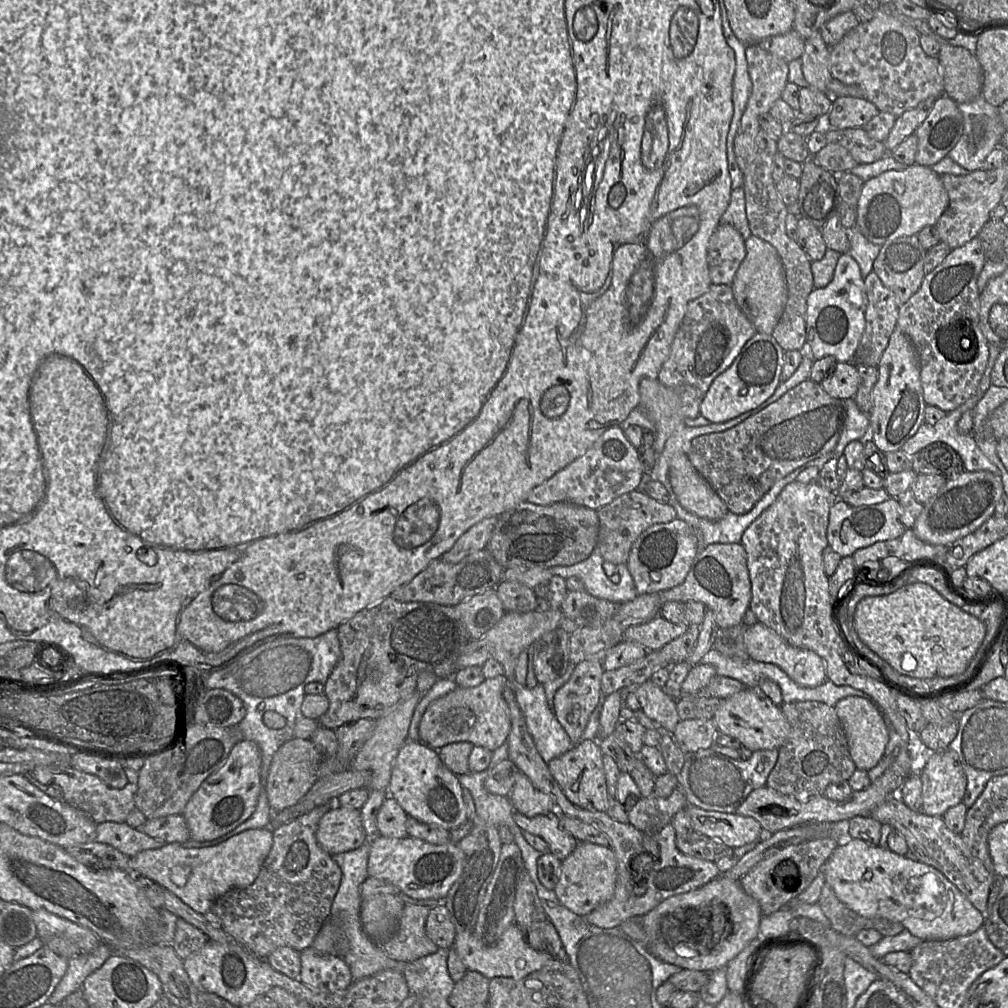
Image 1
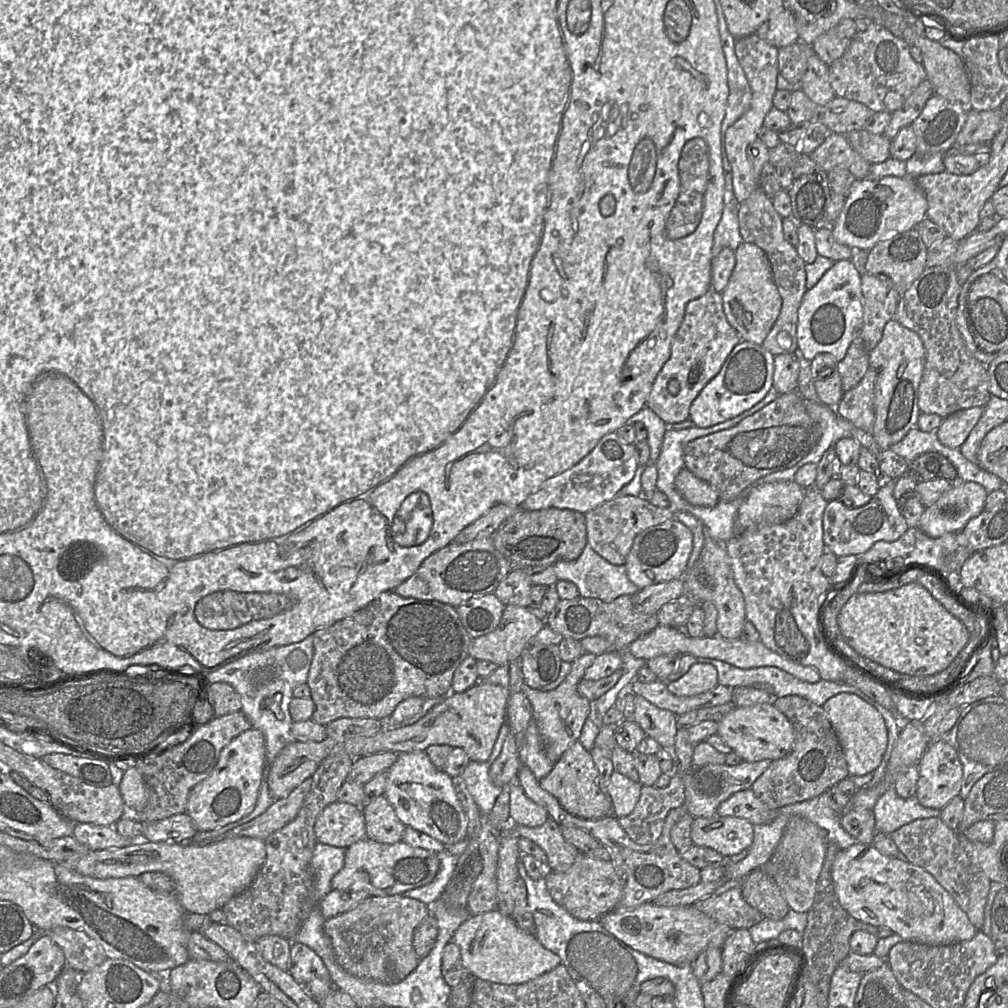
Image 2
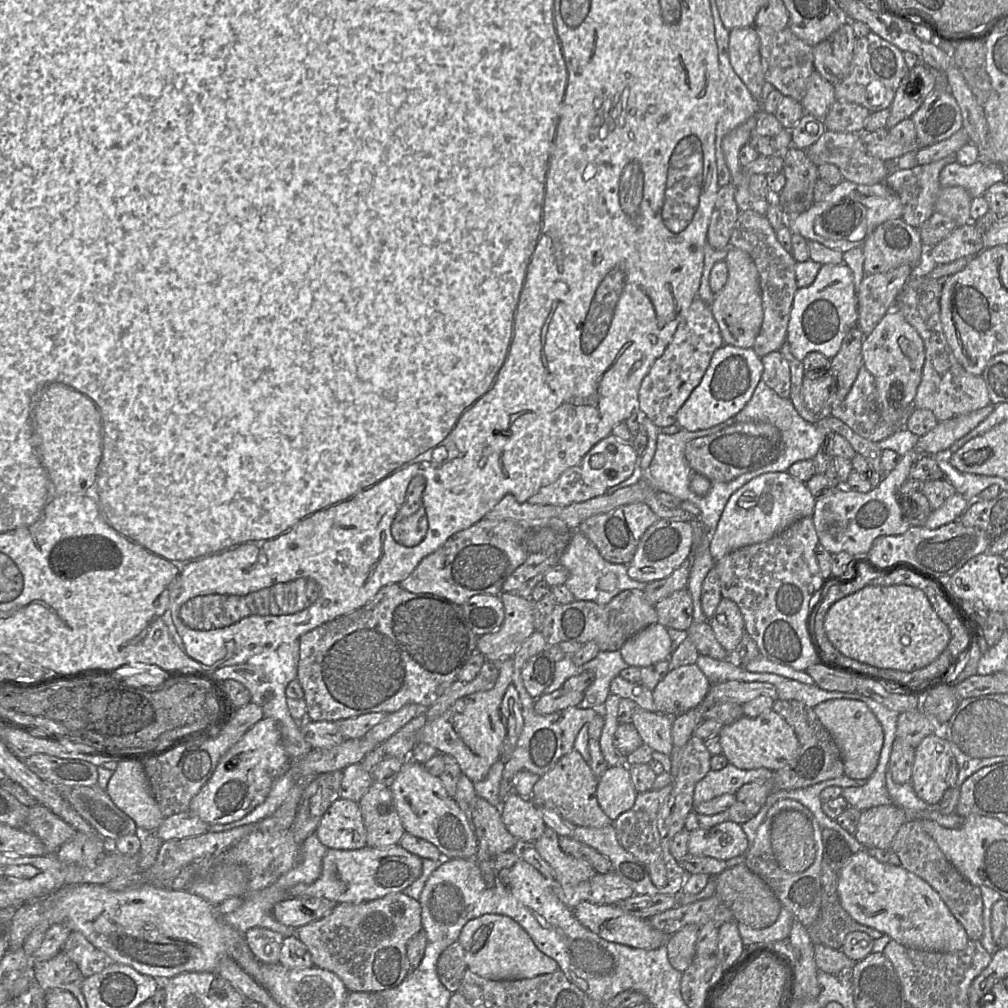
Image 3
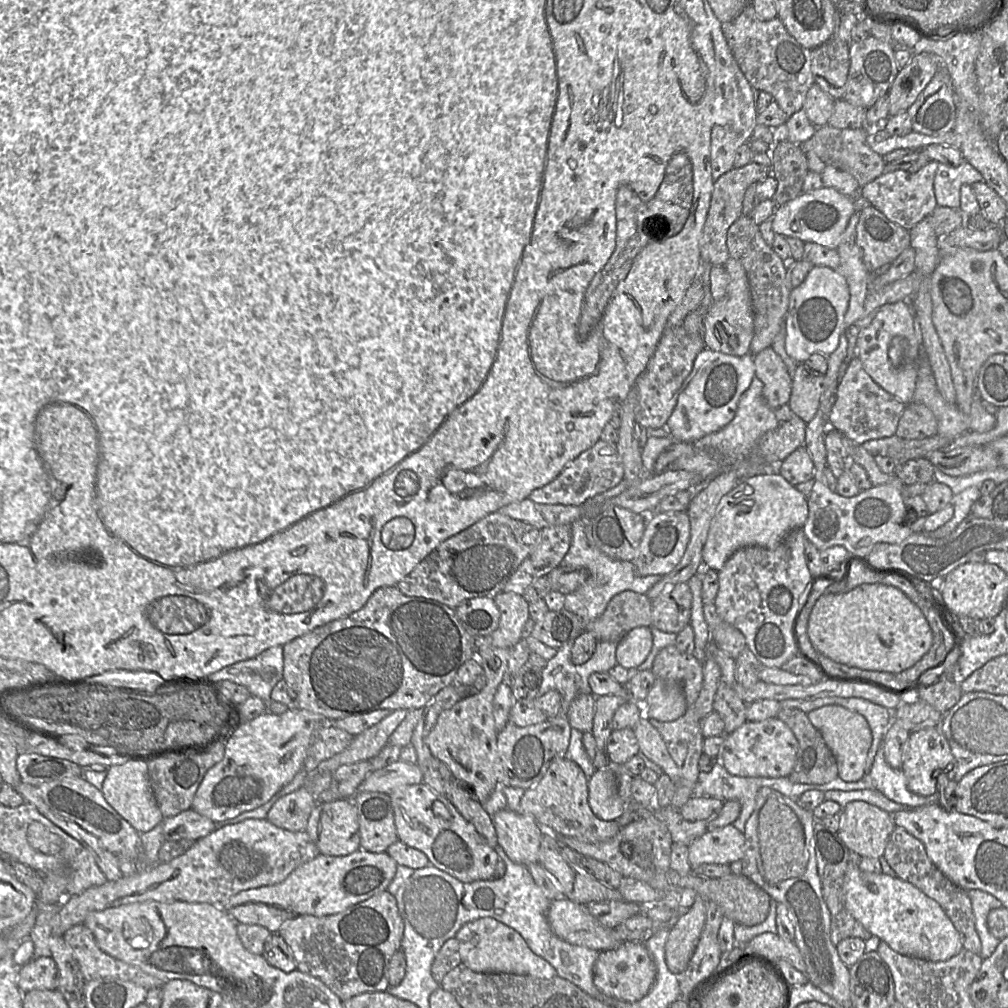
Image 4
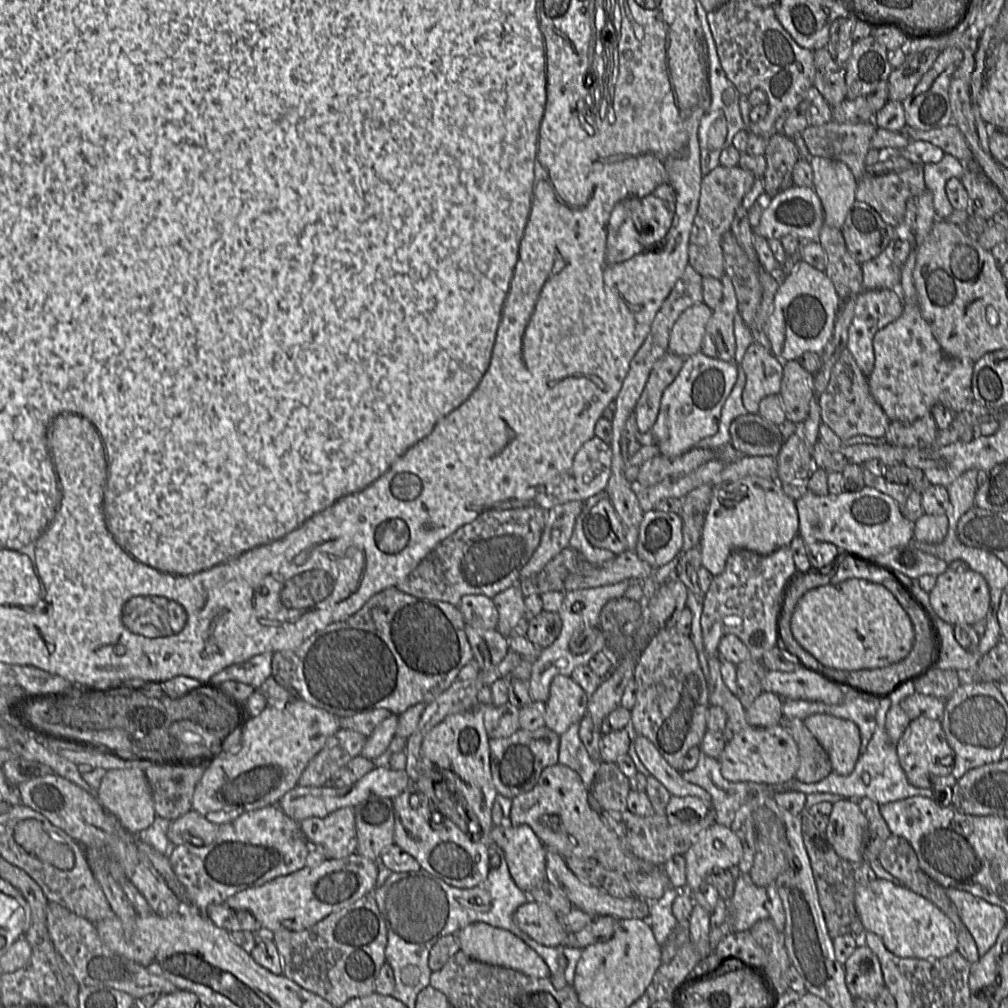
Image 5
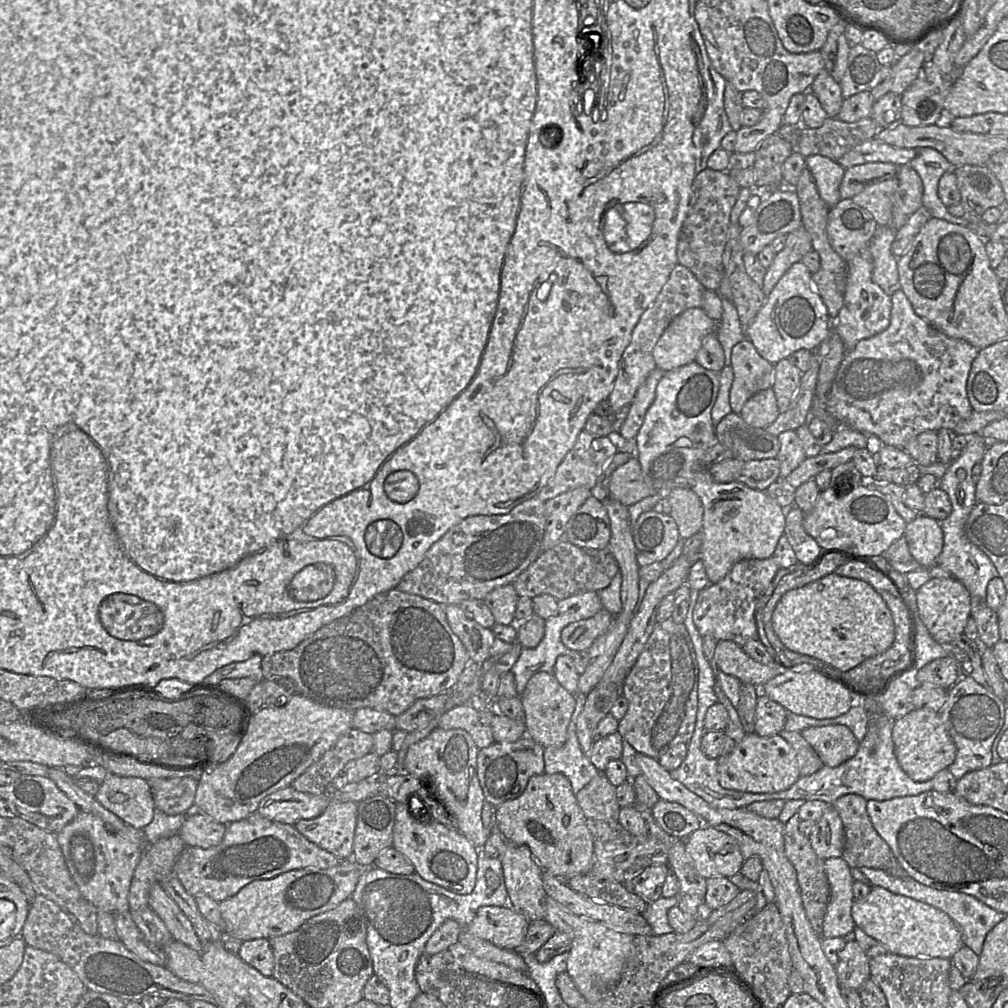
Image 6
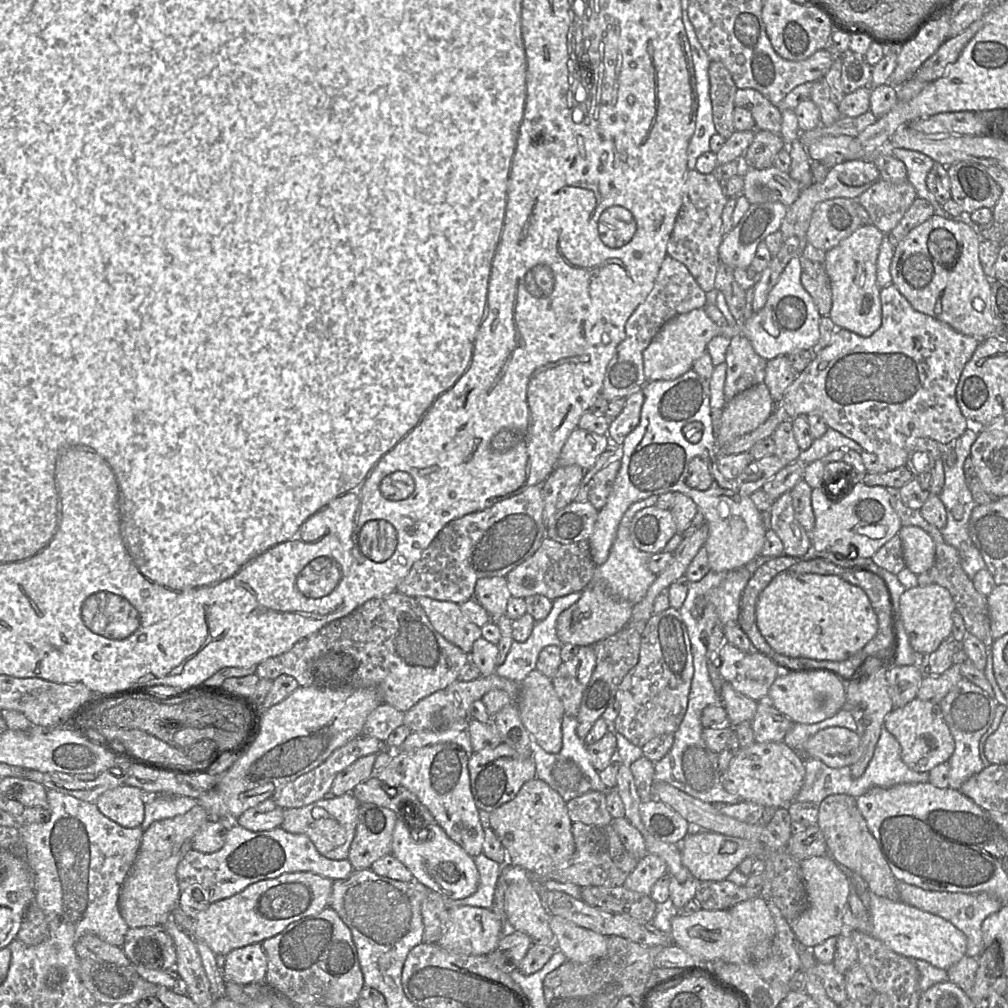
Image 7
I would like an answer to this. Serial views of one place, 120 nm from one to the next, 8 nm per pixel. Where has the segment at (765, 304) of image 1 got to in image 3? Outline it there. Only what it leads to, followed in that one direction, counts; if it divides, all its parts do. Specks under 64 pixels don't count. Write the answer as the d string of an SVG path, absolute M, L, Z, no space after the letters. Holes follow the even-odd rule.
M731 248L725 262L728 279L723 289L714 296L711 310L725 345L752 348L763 322L763 306L759 286L759 276L752 258L743 250Z

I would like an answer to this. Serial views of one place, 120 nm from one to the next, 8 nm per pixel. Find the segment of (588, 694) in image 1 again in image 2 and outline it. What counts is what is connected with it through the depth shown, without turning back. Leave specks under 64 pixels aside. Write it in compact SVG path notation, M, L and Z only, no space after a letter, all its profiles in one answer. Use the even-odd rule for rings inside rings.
M584 653L572 662L571 671L556 689L542 692L530 688L525 682L522 685L522 693L529 700L532 708L532 717L537 724L539 734L543 742L544 752L547 757L556 763L561 756L579 740L585 721L590 713L590 701L578 693L578 685L584 679L586 669L595 661L596 655Z

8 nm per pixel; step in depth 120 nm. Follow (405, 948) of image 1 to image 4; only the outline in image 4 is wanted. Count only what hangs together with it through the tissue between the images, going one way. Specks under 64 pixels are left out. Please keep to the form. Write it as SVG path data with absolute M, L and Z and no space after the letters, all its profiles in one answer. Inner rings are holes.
M383 891L336 914L294 916L283 922L276 933L291 949L296 970L318 978L343 1002L362 993L386 991L389 988L389 962L400 949L403 929L394 895Z

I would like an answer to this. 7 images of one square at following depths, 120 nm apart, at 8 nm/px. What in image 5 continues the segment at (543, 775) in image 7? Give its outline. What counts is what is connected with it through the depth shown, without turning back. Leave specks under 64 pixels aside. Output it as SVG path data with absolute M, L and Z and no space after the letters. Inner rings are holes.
M579 723L571 725L562 735L558 752L558 763L568 766L578 773L585 787L591 785L597 768L578 734Z

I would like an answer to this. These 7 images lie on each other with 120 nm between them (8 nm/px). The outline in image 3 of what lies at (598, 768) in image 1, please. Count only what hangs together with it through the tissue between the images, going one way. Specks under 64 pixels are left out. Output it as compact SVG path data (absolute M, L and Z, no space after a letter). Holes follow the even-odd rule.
M572 749L562 756L552 769L540 777L533 786L529 799L538 808L554 810L574 825L590 828L605 827L613 824L613 820L603 812L598 803L596 797L598 779L599 777L593 773L582 755Z

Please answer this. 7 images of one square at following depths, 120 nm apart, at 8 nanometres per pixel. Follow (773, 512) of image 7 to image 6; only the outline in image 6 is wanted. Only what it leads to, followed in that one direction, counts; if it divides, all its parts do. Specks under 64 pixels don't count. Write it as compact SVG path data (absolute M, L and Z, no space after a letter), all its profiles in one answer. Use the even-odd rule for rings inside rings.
M796 505L786 510L784 535L792 546L798 562L812 565L822 556L824 550L807 534L803 526L804 513Z

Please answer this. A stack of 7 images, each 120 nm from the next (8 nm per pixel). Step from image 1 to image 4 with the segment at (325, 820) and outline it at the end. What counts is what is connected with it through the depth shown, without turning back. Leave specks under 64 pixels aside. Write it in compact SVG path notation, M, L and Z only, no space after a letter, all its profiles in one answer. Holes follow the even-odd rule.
M337 799L329 802L316 803L309 815L306 833L321 854L345 856L360 849L358 815L353 800Z

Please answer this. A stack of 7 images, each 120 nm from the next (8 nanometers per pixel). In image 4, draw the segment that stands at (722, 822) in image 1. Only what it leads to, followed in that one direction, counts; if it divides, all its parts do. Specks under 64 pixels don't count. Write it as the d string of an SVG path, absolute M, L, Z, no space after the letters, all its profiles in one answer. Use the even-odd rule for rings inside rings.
M732 824L707 832L688 846L688 861L693 868L701 864L730 864L744 855L744 835Z

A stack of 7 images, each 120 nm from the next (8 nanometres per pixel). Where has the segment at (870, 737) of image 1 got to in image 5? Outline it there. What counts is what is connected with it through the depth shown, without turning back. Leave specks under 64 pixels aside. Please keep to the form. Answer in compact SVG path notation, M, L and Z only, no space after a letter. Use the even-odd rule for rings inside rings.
M825 713L808 716L804 724L827 752L833 771L843 776L851 774L860 756L858 726Z

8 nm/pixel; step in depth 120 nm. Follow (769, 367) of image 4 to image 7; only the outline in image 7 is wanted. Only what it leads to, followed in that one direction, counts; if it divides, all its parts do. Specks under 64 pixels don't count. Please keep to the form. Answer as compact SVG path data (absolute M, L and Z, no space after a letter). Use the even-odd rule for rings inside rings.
M736 335L731 338L726 351L726 402L737 394L764 382L767 361L759 356L748 338Z

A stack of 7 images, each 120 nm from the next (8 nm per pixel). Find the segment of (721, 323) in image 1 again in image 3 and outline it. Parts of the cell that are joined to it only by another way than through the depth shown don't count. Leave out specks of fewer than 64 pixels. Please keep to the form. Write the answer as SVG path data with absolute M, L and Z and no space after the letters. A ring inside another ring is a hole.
M697 297L681 319L664 353L644 377L638 394L638 413L660 428L675 424L678 410L701 382L715 351L724 345L711 305Z

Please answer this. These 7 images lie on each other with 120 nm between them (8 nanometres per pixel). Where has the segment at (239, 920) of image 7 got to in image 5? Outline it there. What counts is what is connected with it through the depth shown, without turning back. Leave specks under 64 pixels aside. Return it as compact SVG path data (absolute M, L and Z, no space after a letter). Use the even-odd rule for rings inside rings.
M353 853L345 858L326 859L316 866L303 867L285 876L277 877L261 886L239 891L224 902L235 910L249 911L259 922L261 930L273 933L279 929L301 931L313 926L329 914L344 909L361 897L372 893L376 887L379 863L360 854Z

